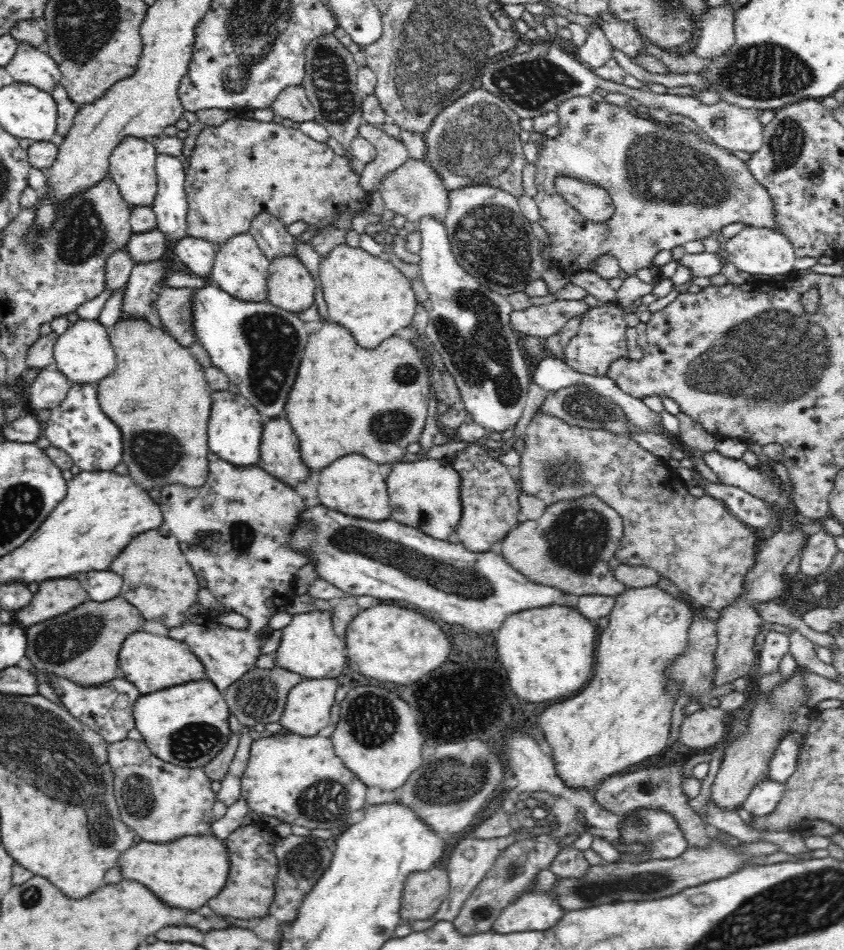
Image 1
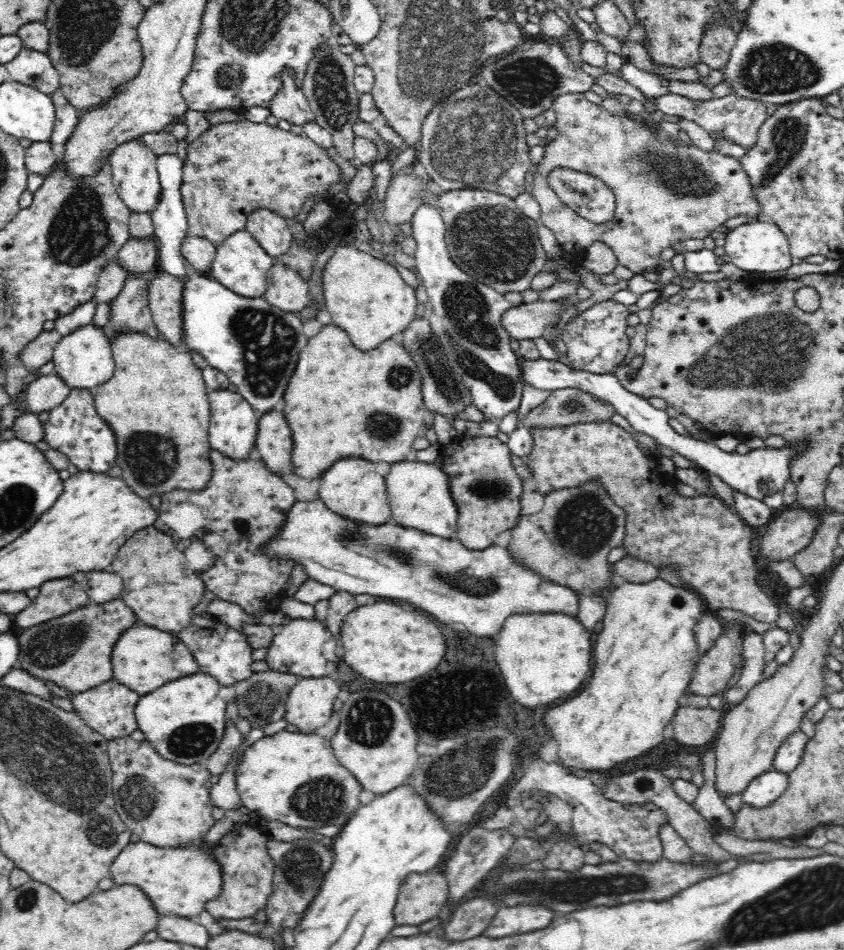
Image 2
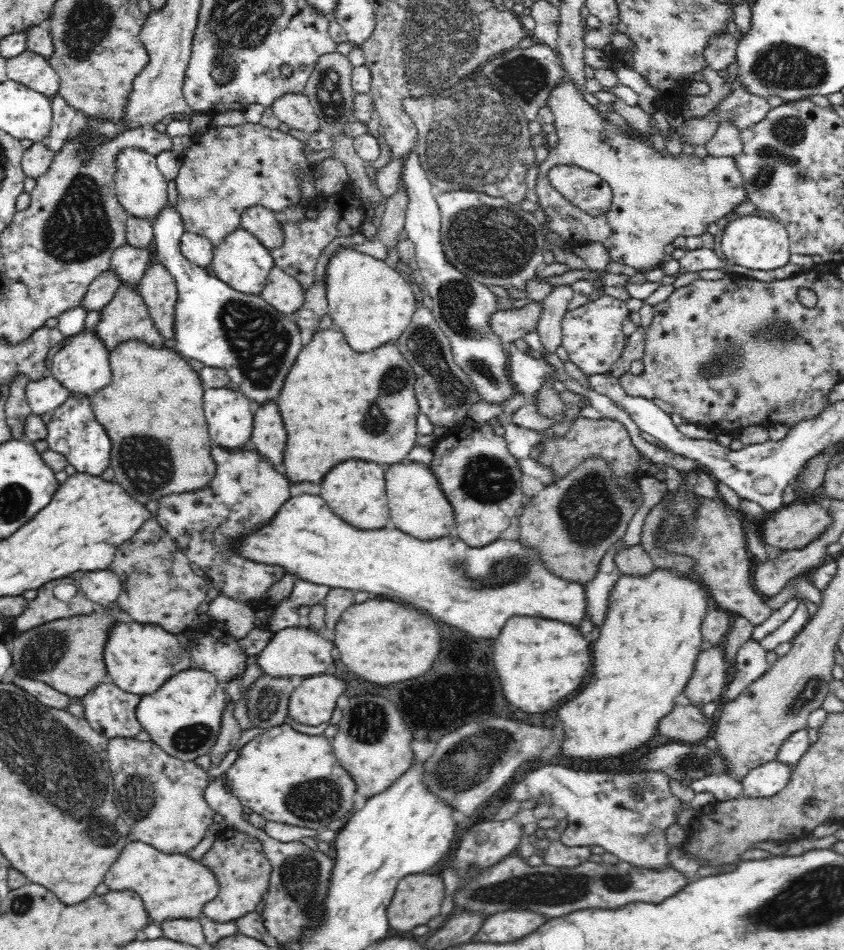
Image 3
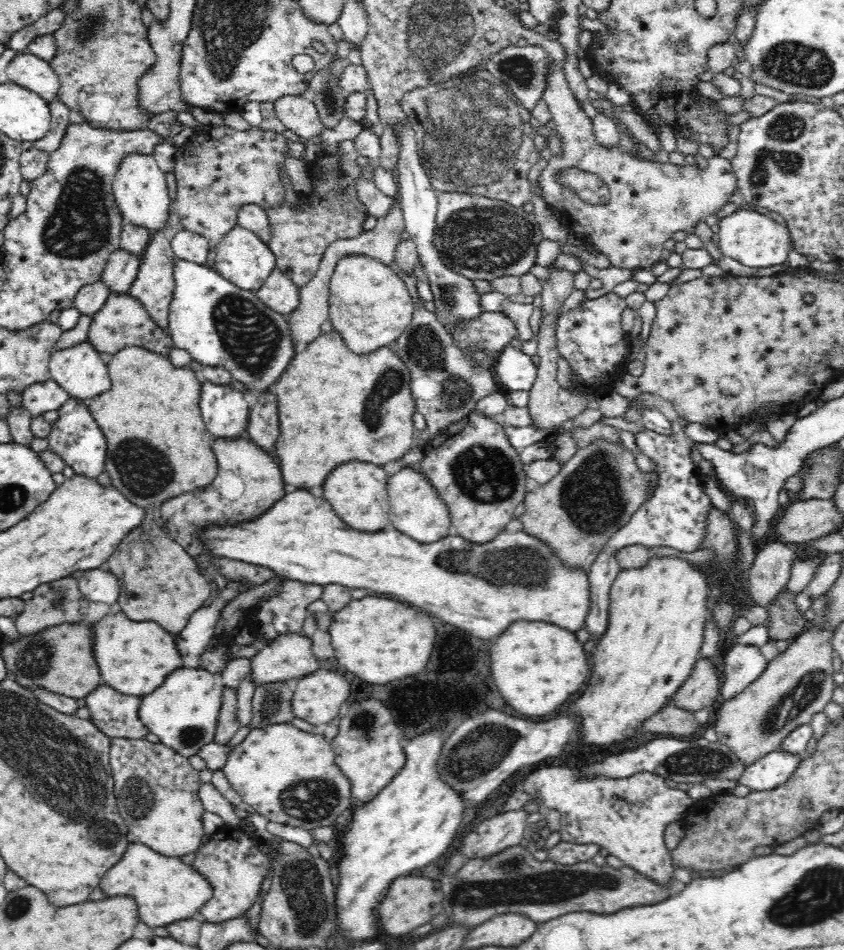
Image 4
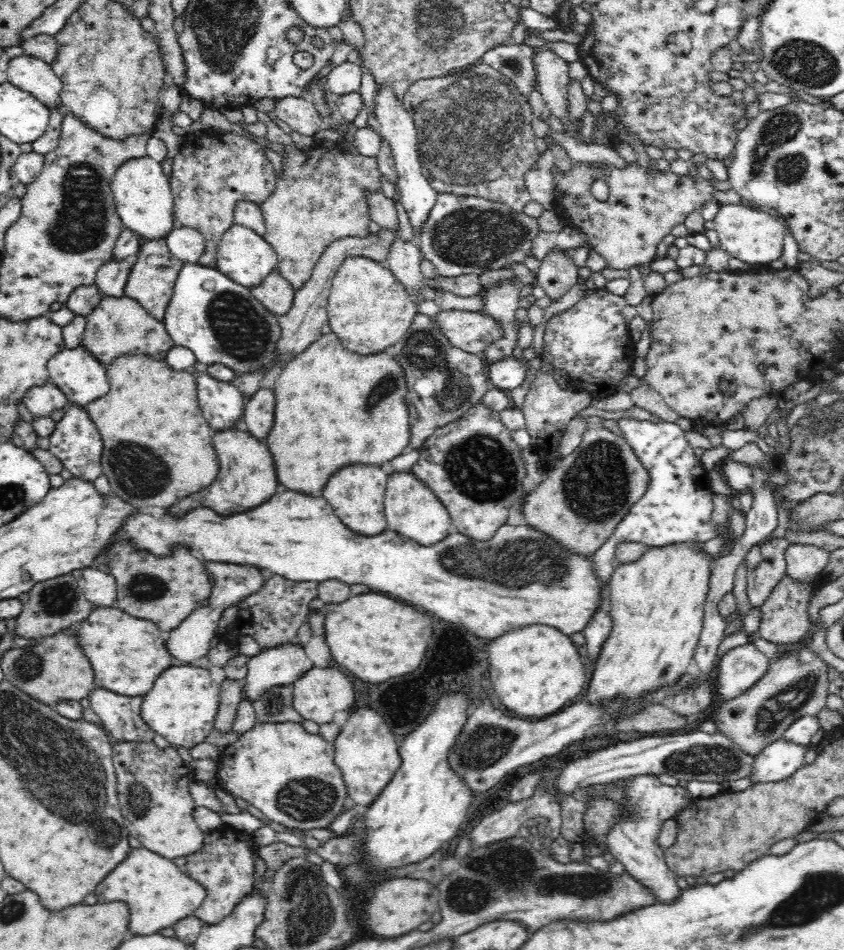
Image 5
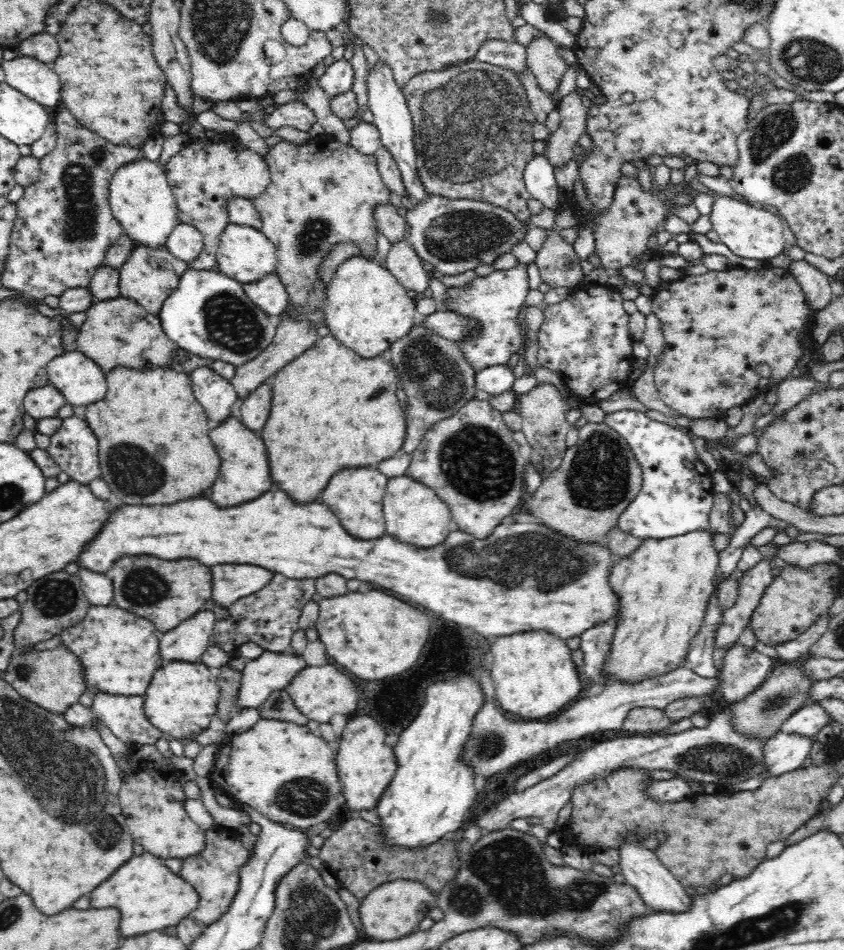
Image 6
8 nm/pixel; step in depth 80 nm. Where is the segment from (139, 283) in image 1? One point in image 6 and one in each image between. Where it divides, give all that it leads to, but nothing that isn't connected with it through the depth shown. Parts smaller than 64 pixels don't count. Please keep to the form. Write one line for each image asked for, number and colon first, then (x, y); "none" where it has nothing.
2: (130, 310)
3: (125, 317)
4: (123, 321)
5: (118, 325)
6: (117, 332)

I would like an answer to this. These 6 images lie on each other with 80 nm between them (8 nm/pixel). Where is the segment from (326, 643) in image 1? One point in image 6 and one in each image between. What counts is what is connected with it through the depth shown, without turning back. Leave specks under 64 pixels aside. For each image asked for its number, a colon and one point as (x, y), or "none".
2: (306, 648)
3: (296, 652)
4: (288, 657)
5: (283, 664)
6: (271, 671)

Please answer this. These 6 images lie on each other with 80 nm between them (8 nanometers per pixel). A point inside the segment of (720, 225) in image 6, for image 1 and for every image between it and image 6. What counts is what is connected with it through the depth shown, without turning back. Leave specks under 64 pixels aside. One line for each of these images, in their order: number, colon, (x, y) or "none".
1: (757, 251)
2: (759, 246)
3: (759, 243)
4: (752, 238)
5: (748, 233)

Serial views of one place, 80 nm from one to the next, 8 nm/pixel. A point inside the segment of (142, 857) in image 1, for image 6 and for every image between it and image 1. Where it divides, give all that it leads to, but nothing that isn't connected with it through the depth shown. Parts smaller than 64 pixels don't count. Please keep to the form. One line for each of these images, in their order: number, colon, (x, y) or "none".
2: (180, 881)
3: (172, 886)
4: (167, 890)
5: (159, 894)
6: (150, 897)

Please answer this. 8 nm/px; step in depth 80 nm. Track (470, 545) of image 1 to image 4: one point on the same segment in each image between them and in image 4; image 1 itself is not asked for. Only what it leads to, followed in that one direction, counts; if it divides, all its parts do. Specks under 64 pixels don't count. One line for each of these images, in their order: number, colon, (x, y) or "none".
2: (486, 488)
3: (481, 478)
4: (478, 474)

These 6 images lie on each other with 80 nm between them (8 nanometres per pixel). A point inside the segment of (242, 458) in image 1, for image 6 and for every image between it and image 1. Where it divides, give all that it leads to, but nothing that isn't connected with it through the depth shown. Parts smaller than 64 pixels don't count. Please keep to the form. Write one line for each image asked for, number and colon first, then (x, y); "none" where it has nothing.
2: (233, 425)
3: (229, 418)
4: (225, 412)
5: (221, 403)
6: (216, 395)

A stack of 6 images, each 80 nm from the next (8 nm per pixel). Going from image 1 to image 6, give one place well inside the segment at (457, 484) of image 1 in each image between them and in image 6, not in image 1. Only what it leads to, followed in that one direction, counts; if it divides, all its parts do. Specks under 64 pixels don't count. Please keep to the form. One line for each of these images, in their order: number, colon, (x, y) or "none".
2: (419, 493)
3: (417, 505)
4: (415, 509)
5: (411, 508)
6: (413, 513)

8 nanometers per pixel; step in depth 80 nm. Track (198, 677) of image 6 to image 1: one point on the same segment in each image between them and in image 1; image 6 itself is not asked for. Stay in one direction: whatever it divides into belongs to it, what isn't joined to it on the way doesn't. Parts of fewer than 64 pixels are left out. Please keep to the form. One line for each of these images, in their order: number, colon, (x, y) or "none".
1: (186, 725)
2: (184, 721)
3: (183, 717)
4: (183, 712)
5: (182, 705)

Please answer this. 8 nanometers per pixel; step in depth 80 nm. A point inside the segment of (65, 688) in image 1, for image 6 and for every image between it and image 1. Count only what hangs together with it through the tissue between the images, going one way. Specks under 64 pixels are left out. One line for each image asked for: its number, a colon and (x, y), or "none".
2: (109, 708)
3: (111, 711)
4: (115, 714)
5: (121, 715)
6: (125, 716)

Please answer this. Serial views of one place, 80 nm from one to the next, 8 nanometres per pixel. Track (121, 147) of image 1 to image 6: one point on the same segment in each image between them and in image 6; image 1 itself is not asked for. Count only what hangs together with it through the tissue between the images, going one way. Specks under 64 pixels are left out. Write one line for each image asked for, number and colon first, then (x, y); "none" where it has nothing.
2: (133, 166)
3: (140, 187)
4: (140, 190)
5: (142, 193)
6: (140, 196)

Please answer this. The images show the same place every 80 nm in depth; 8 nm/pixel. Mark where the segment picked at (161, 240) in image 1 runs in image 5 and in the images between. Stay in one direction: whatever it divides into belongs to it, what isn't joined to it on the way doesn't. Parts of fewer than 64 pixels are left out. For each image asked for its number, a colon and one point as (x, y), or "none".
2: (138, 256)
3: (128, 262)
4: (122, 267)
5: (111, 278)

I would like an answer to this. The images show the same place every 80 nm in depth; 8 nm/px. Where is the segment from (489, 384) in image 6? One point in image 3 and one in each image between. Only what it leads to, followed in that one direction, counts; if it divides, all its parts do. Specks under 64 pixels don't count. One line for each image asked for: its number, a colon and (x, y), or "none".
3: (528, 375)
4: (515, 370)
5: (508, 374)

